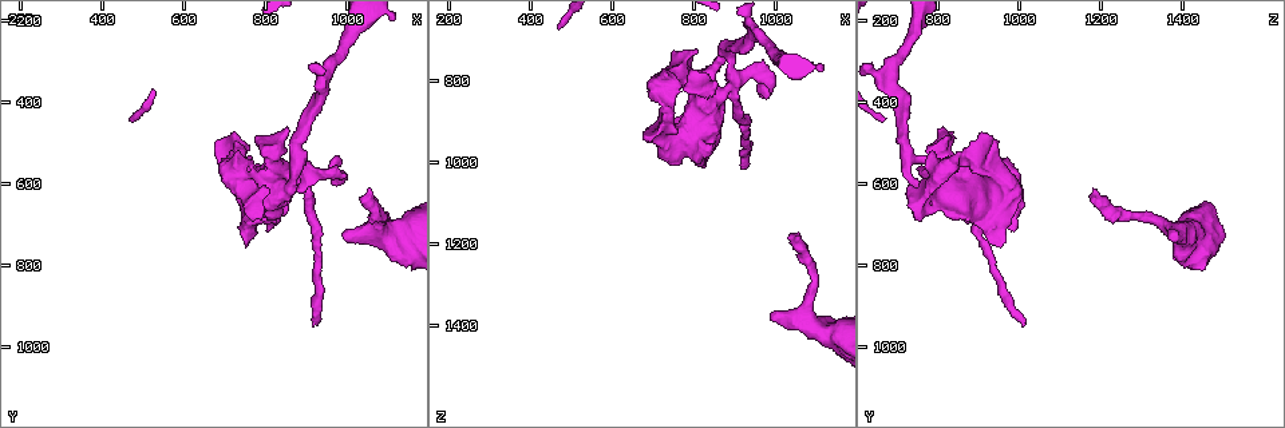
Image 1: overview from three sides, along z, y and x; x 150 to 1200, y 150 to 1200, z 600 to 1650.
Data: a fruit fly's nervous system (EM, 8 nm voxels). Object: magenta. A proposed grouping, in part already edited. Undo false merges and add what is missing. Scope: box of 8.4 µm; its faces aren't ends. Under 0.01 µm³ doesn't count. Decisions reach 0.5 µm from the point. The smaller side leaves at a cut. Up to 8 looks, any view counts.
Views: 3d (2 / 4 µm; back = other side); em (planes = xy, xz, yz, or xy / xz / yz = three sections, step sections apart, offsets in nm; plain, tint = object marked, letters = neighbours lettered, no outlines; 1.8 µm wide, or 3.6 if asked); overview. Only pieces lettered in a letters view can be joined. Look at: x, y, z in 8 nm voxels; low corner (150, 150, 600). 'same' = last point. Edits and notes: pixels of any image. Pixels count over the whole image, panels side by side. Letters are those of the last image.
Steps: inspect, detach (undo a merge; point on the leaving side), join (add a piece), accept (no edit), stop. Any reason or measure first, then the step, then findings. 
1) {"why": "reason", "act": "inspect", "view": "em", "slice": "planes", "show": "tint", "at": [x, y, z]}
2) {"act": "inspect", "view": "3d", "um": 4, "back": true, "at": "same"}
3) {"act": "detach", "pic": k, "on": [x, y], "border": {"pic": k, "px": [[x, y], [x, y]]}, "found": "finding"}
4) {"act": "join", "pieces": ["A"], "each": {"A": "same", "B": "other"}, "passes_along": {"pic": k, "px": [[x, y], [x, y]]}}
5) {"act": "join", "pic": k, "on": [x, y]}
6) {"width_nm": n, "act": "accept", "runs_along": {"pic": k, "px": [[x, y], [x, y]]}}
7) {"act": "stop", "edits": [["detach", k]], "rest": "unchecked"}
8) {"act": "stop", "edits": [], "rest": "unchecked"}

{"why": "free end", "act": "inspect", "view": "em", "slice": "planes", "show": "letters", "at": [995, 715, 1375]}

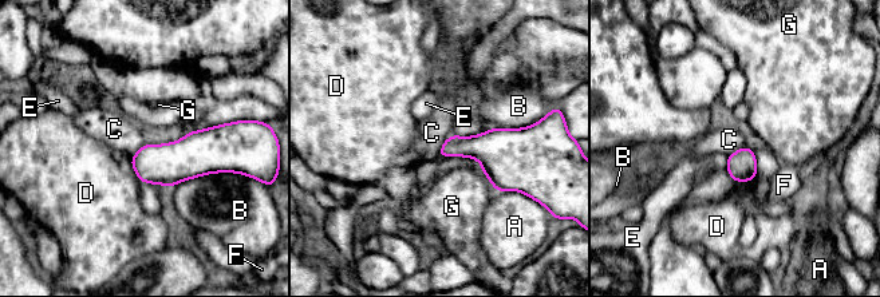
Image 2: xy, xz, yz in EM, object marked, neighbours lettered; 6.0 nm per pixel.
{"act": "accept", "each": {"A": "other", "B": "other", "C": "other", "D": "other", "E": "other", "F": "other", "G": "other"}, "found": "none of them fits"}

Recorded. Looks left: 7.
{"why": "free end", "act": "inspect", "view": "3d", "um": 2, "at": [1055, 615, 1185]}

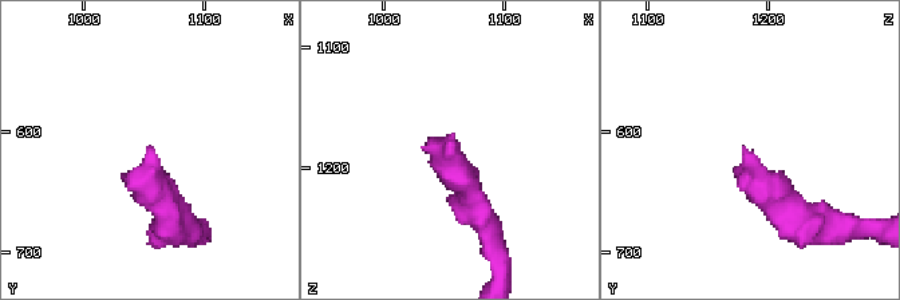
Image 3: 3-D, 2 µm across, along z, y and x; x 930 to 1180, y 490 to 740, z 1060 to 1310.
{"why": "shape alone is not enough", "act": "inspect", "view": "em", "slice": "planes", "show": "letters", "at": [1058, 618, 1178]}

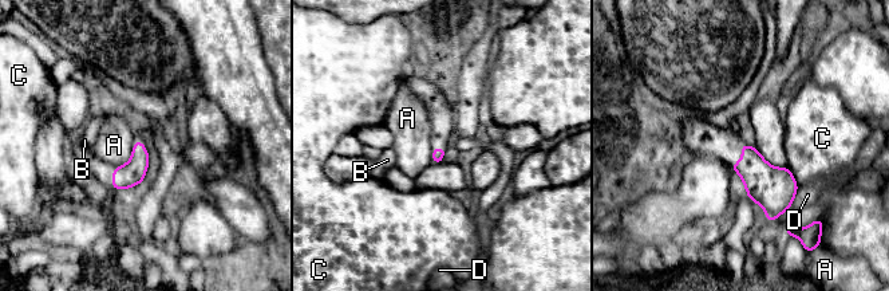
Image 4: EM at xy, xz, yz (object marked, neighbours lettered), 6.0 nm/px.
{"act": "accept", "each": {"A": "other", "B": "other", "C": "other", "D": "other"}, "border": {"pic": 4, "px": [[133, 149], [131, 157], [115, 166]]}, "found": "no lettered piece goes on from it"}

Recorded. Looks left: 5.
{"act": "inspect", "view": "em", "um": 3.6, "slice": "xz", "step": 4, "show": "letters", "at": [715, 580, 975]}

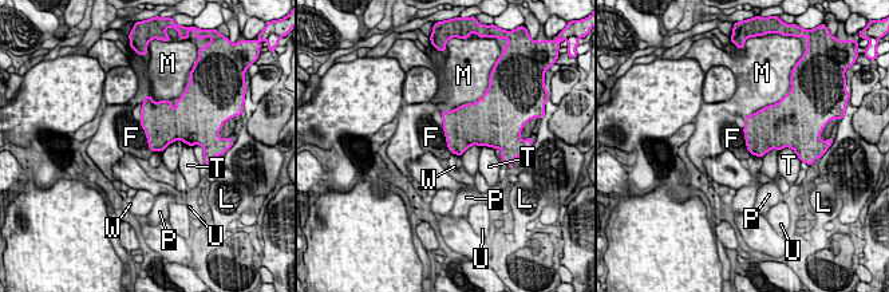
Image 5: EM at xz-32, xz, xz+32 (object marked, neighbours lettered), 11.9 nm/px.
{"why": "cut it another way", "act": "inspect", "view": "em", "um": 3.6, "slice": "planes", "show": "letters", "at": "same"}

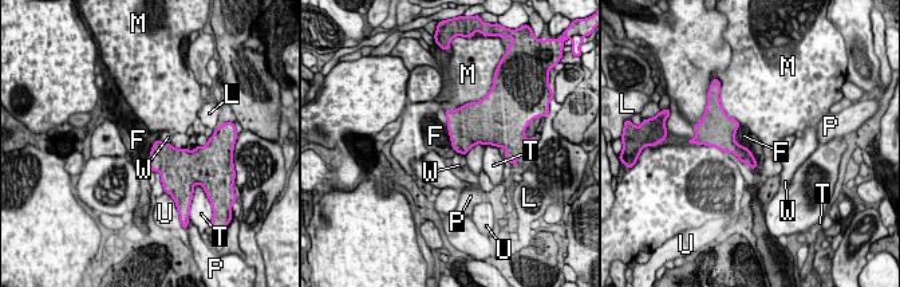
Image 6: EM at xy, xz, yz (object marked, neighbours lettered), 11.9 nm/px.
{"act": "accept", "each": {"F": "other", "L": "other", "M": "other", "P": "other", "T": "other", "U": "other", "W": "other"}, "border": {"pic": 6, "px": [[738, 125], [754, 169]]}, "found": "none of them fits"}

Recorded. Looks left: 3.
{"act": "stop", "edits": [], "rest": "unchecked"}

